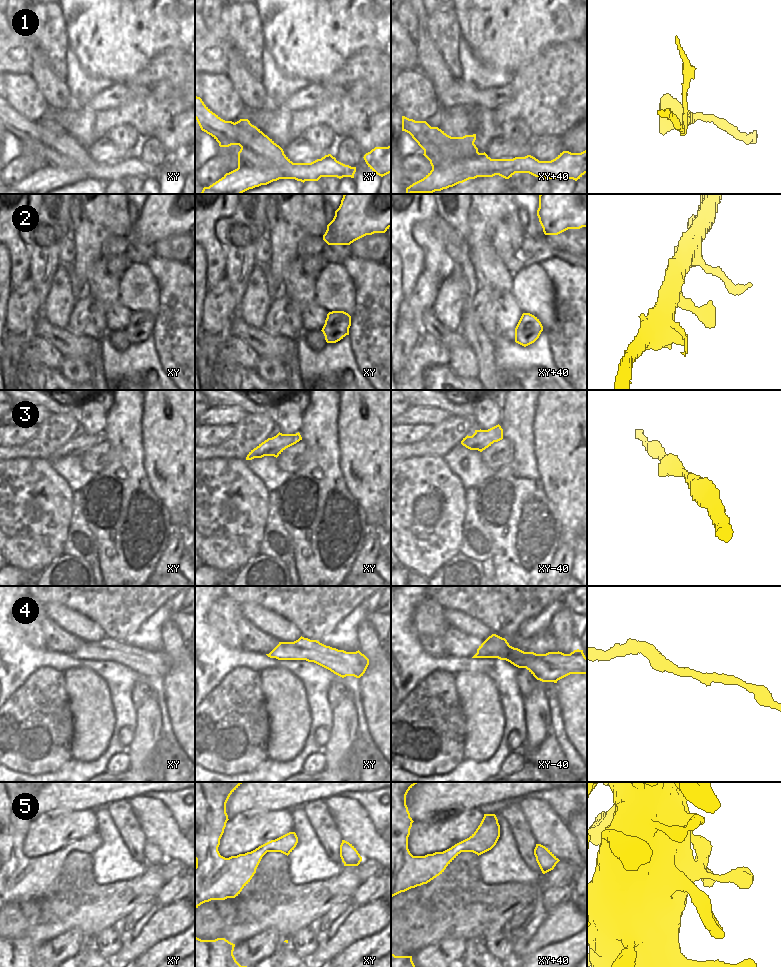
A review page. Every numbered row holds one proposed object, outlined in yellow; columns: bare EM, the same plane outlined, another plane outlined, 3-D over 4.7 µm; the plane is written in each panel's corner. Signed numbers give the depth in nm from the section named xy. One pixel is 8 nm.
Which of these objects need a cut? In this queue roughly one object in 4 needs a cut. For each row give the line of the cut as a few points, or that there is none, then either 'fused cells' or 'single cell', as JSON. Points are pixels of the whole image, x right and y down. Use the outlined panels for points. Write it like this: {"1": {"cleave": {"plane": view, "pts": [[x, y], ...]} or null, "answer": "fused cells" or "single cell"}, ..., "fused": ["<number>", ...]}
{"1": {"cleave": {"plane": "xy", "pts": [[240, 126], [240, 138], [237, 141], [223, 137], [218, 142]]}, "answer": "fused cells"}, "2": {"cleave": null, "answer": "single cell"}, "3": {"cleave": null, "answer": "single cell"}, "4": {"cleave": null, "answer": "single cell"}, "5": {"cleave": null, "answer": "single cell"}, "fused": ["1"]}

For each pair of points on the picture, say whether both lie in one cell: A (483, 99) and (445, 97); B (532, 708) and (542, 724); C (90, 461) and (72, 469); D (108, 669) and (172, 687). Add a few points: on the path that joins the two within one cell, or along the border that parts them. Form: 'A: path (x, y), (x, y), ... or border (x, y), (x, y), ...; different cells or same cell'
A: path (474, 97), (454, 96); same cell
B: path (536, 712), (538, 720); same cell
C: border (80, 458), (82, 467), (94, 474); different cells
D: border (162, 678), (164, 700), (167, 707); different cells

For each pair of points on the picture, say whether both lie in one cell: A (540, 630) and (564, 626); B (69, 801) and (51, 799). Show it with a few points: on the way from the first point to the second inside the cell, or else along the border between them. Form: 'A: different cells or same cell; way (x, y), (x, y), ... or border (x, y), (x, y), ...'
A: different cells; border (561, 608), (553, 617), (549, 629), (558, 650)
B: same cell; way (65, 799), (55, 799)

